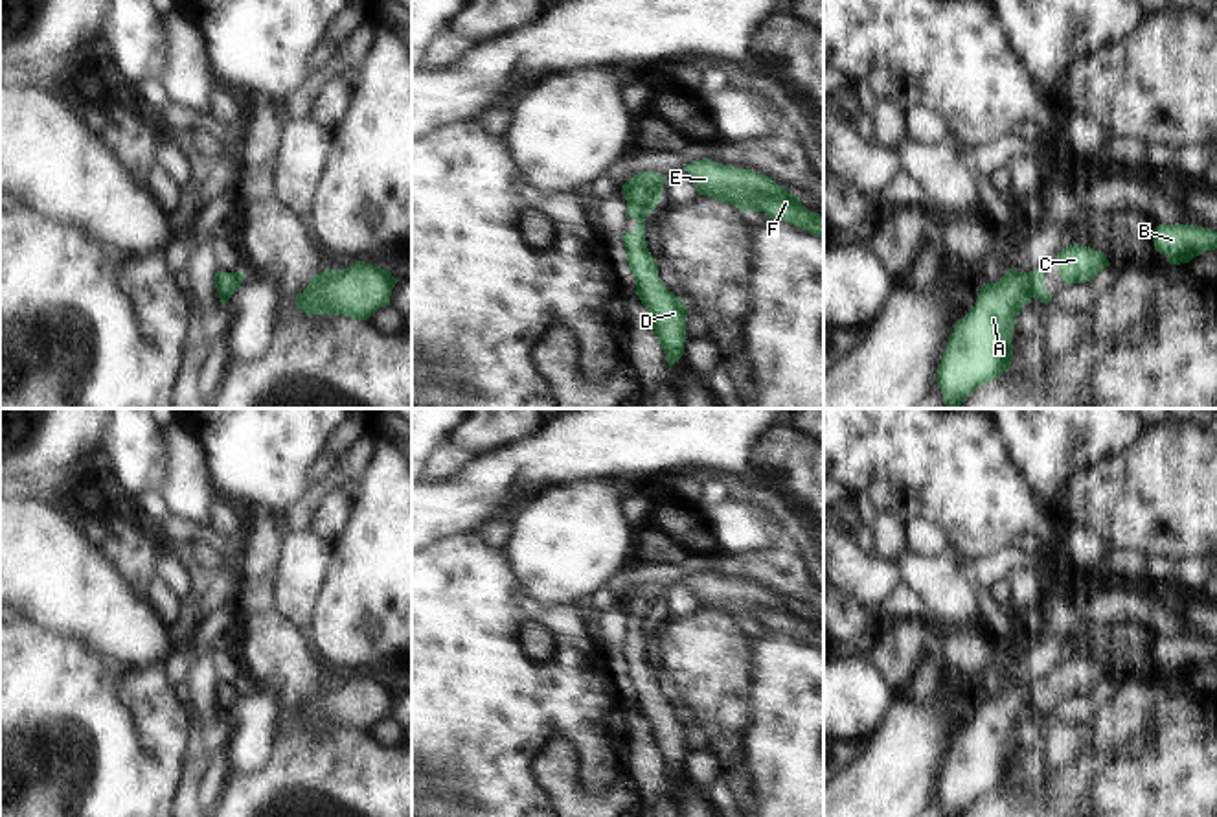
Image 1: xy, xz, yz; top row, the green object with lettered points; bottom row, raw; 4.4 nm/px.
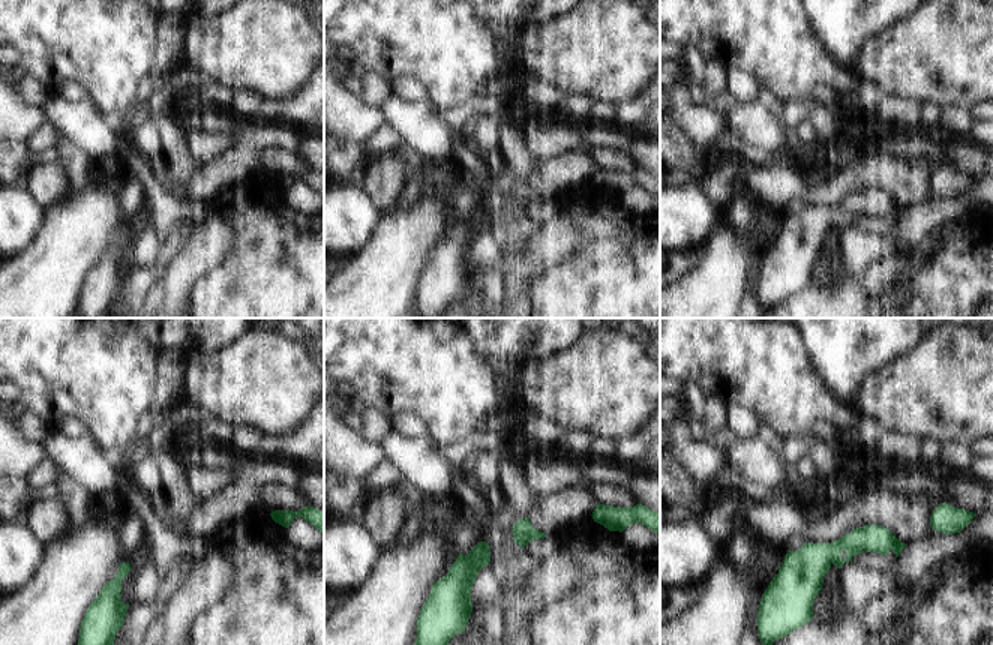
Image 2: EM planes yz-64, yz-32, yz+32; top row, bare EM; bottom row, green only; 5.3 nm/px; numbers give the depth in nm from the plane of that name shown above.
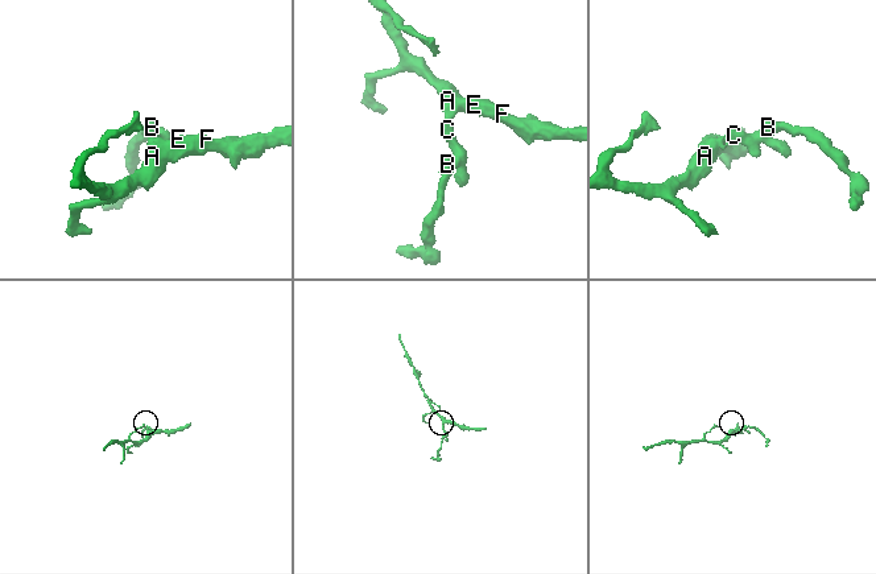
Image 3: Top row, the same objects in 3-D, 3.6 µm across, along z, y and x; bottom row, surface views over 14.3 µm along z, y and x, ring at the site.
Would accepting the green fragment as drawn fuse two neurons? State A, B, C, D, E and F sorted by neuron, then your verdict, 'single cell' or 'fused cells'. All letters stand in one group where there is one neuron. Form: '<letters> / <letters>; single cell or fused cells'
A B C D E F; single cell

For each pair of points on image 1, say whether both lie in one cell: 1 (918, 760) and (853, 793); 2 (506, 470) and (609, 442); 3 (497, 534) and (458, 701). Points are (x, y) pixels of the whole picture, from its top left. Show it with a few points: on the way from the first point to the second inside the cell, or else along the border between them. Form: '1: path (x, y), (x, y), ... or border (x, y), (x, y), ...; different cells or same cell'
1: path (901, 770), (877, 793), (870, 793); same cell
2: path (532, 460), (583, 444); same cell
3: border (475, 532), (499, 551); different cells

